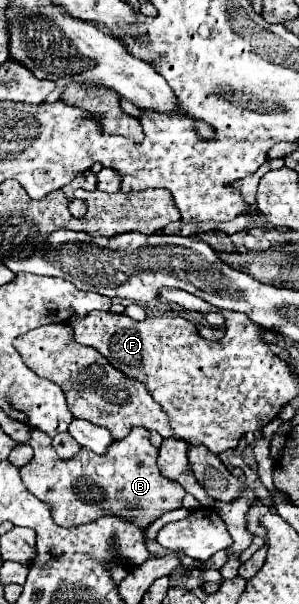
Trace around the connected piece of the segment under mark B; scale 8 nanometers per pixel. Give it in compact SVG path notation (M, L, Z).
M134 427L134 431L130 431L128 437L120 439L120 441L114 441L104 455L98 455L98 453L82 447L78 451L78 455L74 455L72 459L66 459L66 461L58 459L56 451L50 445L50 437L44 431L32 429L28 443L34 449L34 457L32 457L30 463L20 467L20 477L22 477L22 481L24 481L24 485L28 487L30 493L34 493L40 501L50 505L52 519L60 527L84 525L84 523L96 521L102 515L114 513L114 515L132 519L134 523L140 523L142 529L146 529L162 513L174 511L174 509L178 509L182 505L182 497L184 497L186 491L176 481L170 481L170 479L160 475L158 465L156 465L158 449L150 443L148 431L144 427Z

